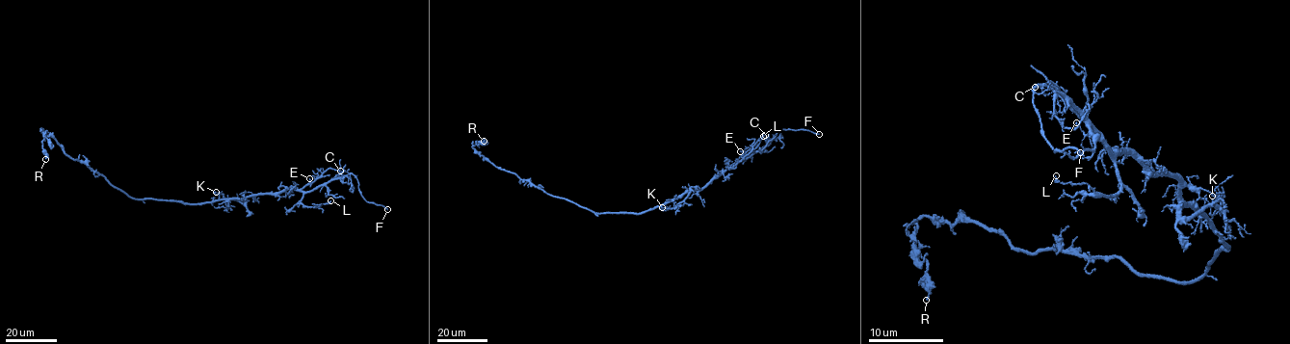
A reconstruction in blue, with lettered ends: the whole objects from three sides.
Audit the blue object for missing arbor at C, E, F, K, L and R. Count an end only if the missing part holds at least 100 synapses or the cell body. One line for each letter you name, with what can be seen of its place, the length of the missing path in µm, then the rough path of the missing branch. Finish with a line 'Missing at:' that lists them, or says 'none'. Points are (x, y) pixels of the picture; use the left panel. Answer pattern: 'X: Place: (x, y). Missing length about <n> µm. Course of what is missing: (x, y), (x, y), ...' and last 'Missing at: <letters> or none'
F: Place: (387, 209). Missing length about 15 µm. Course of what is missing: (387, 209), (405, 224)
Missing at: F

